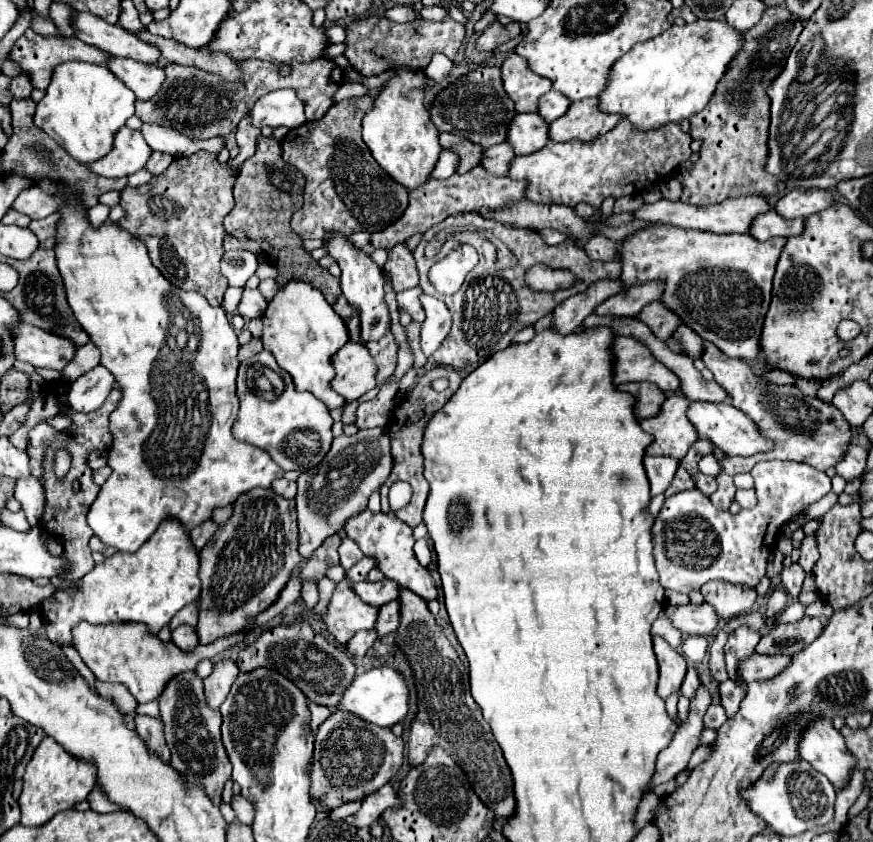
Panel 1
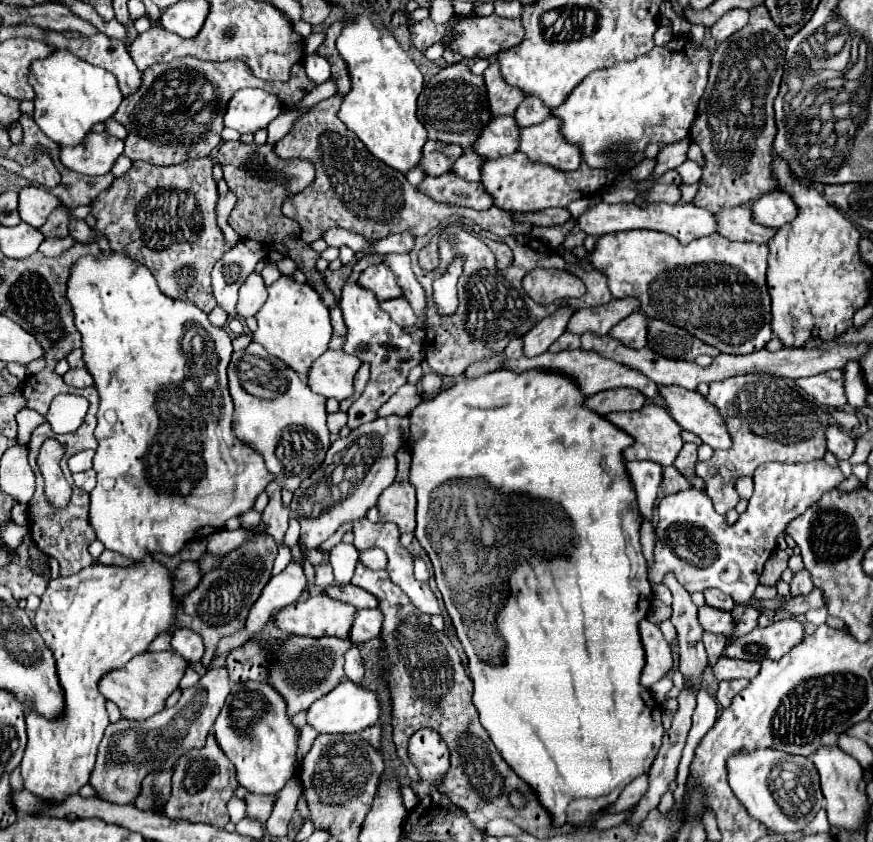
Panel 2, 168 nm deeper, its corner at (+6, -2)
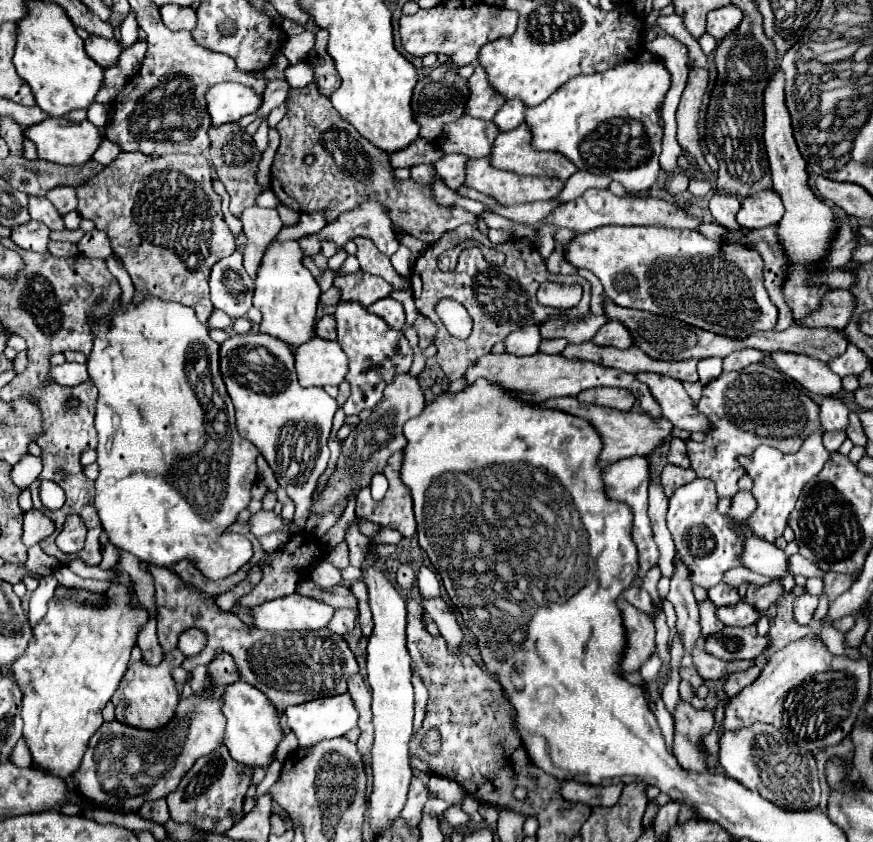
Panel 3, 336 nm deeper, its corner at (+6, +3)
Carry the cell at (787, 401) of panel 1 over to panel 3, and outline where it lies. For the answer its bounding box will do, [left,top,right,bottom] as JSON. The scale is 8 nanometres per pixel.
[686,364,820,498]

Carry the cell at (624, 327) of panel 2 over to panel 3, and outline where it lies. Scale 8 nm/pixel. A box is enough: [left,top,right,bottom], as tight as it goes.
[592,320,632,348]

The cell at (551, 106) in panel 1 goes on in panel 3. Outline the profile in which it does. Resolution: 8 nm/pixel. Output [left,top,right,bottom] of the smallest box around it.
[494,100,524,132]

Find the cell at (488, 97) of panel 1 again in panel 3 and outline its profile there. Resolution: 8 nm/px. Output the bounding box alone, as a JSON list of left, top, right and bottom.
[412,64,468,140]

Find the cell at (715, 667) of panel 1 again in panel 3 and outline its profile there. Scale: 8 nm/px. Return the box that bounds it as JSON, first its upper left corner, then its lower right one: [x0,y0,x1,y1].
[698,600,724,636]

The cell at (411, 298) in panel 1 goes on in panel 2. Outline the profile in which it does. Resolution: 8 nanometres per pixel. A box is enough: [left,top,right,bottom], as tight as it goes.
[380,297,416,327]

